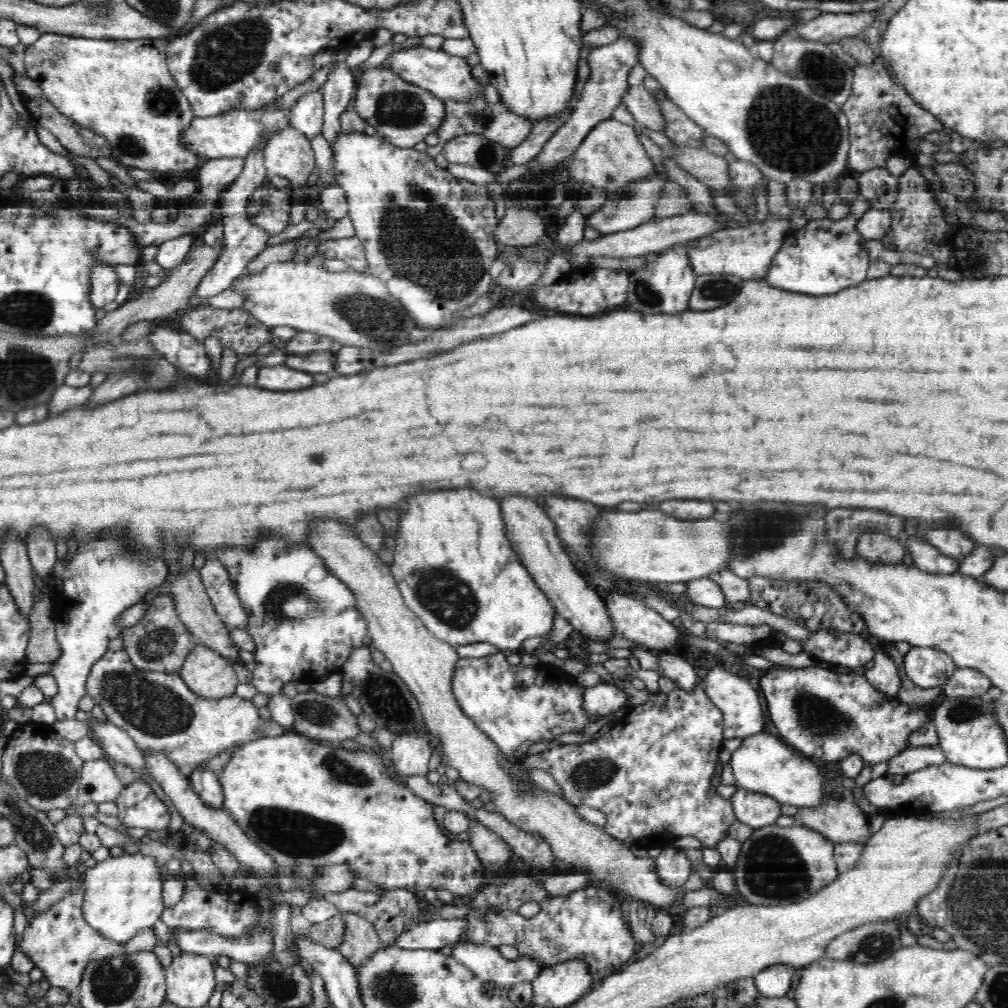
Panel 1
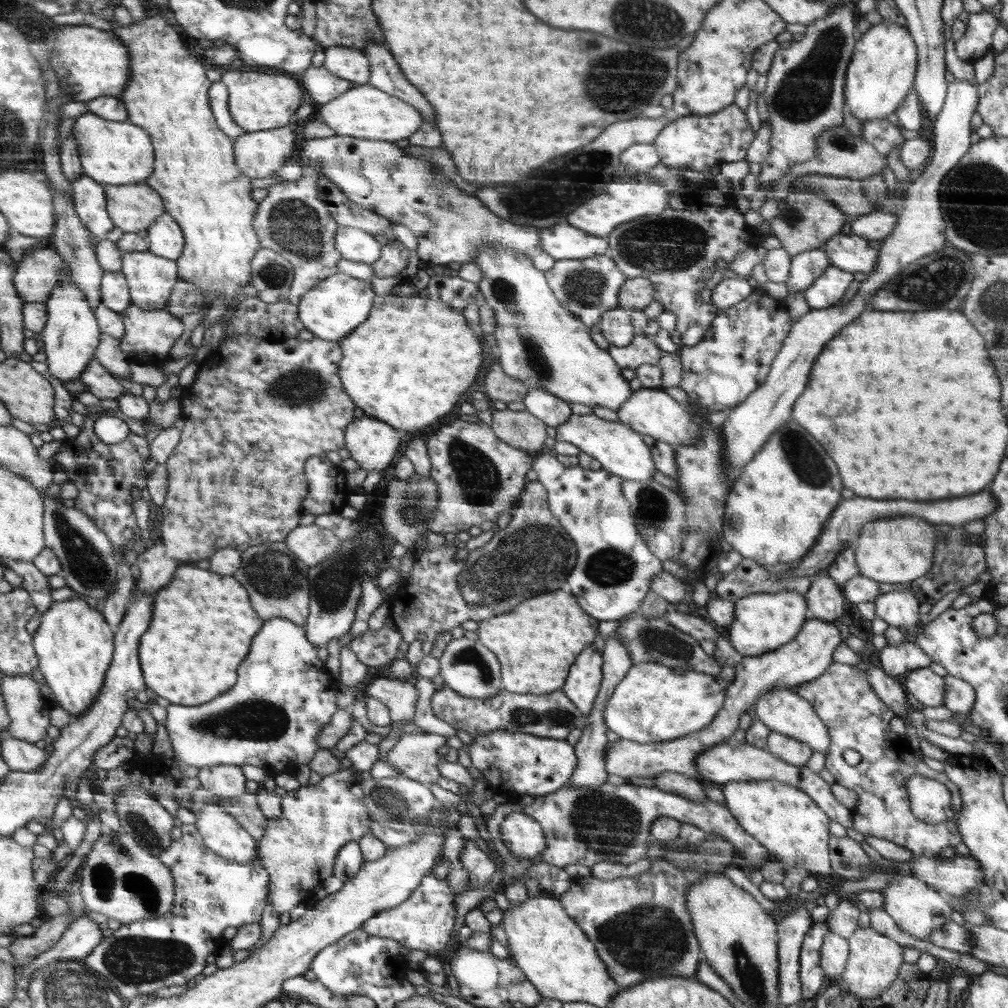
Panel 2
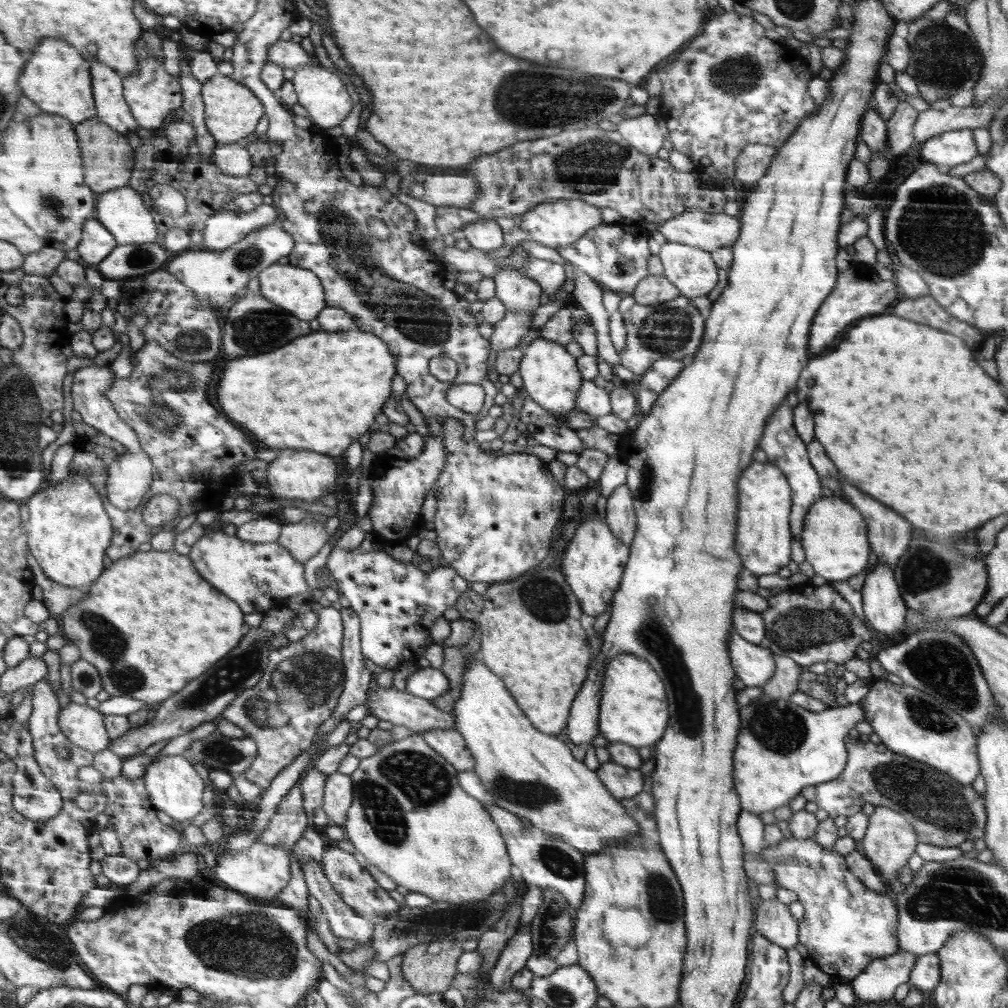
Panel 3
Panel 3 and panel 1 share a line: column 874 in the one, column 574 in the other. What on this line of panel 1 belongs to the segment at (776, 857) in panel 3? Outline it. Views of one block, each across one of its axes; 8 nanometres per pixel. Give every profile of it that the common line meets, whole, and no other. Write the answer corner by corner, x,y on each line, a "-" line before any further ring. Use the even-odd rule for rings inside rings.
486,872
486,886
480,887
474,893
472,914
467,914
462,920
465,922
464,934
467,941
492,947
512,944
517,947
520,956
536,960
540,965
544,965
544,968
560,965
560,962
578,961
588,967
594,983
599,983
610,974
620,972
636,958
636,941
624,919
624,913
620,911
616,894
599,886
598,883
570,891
566,895
552,895
546,891
546,887
542,888
536,882
536,878
524,876
520,872
512,872
506,878
498,878
498,874
494,872
-
524,902
537,902
540,906
538,914
532,918
520,916
518,908
-
494,907
498,907
500,912
492,913
490,908

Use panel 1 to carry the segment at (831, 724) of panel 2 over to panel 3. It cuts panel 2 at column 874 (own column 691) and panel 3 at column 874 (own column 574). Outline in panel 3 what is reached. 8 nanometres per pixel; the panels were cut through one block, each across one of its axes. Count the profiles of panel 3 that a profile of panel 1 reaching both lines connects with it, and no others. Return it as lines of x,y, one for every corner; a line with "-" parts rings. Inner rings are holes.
858,735
847,737
847,769
834,781
824,781
819,785
810,785
802,790
802,796
807,802
814,802
822,810
828,812
828,817
836,819
839,816
850,817
862,811
863,804
886,806
899,811
904,819
911,824
919,834
920,843
934,846
960,846
966,840
976,842
984,836
984,826
987,826
987,810
984,810
984,800
974,790
972,784
963,784
950,775
927,763
896,754
888,750
884,744
875,744

